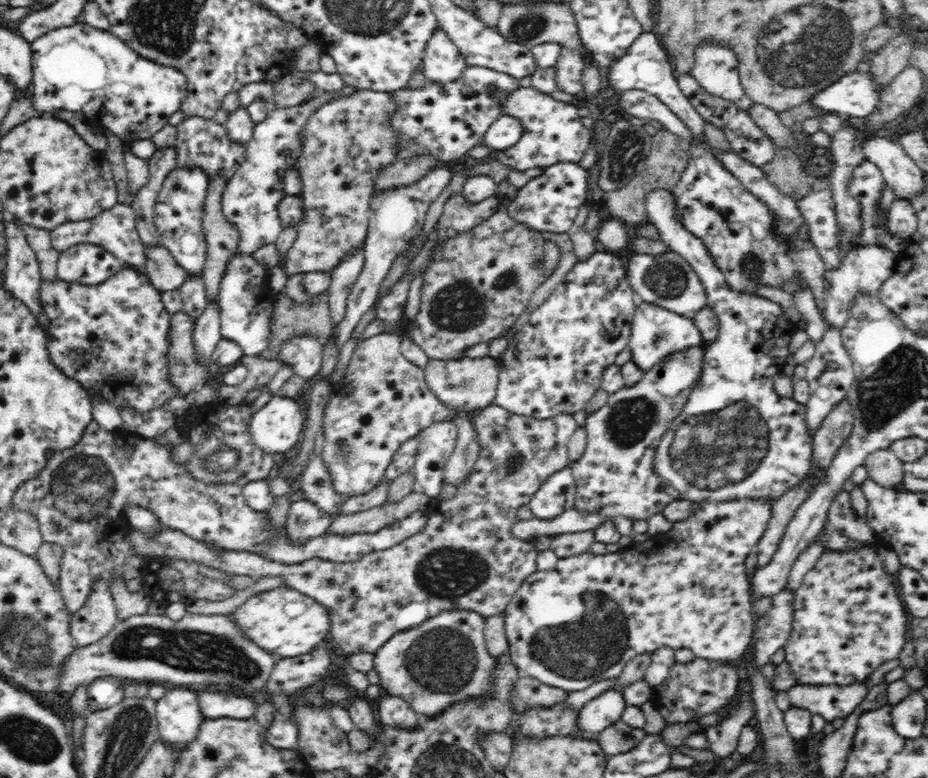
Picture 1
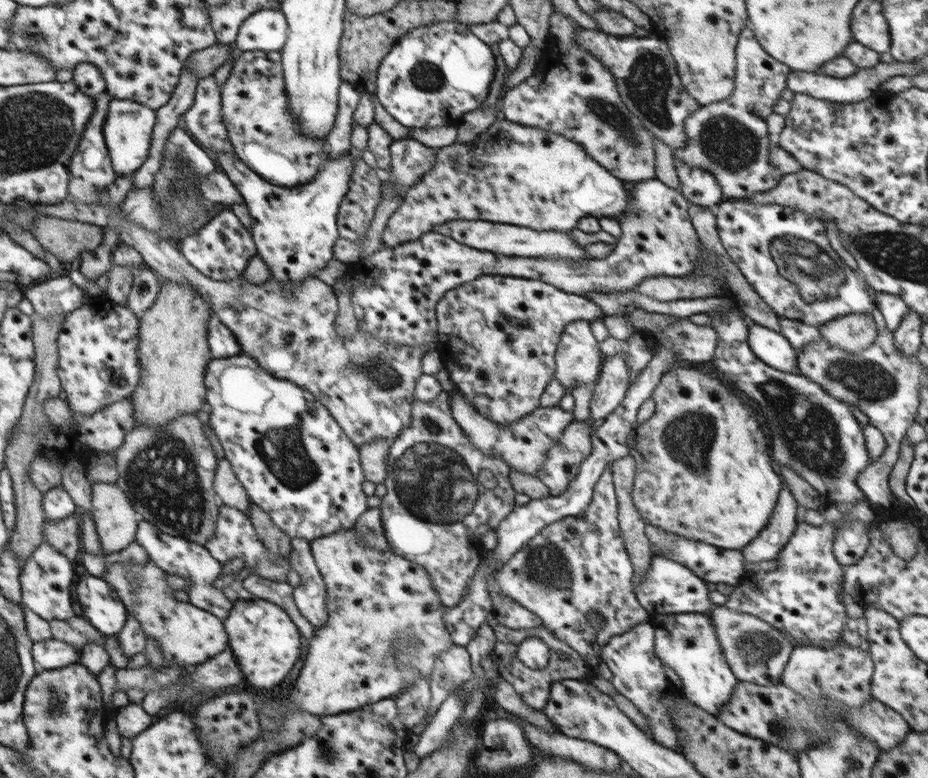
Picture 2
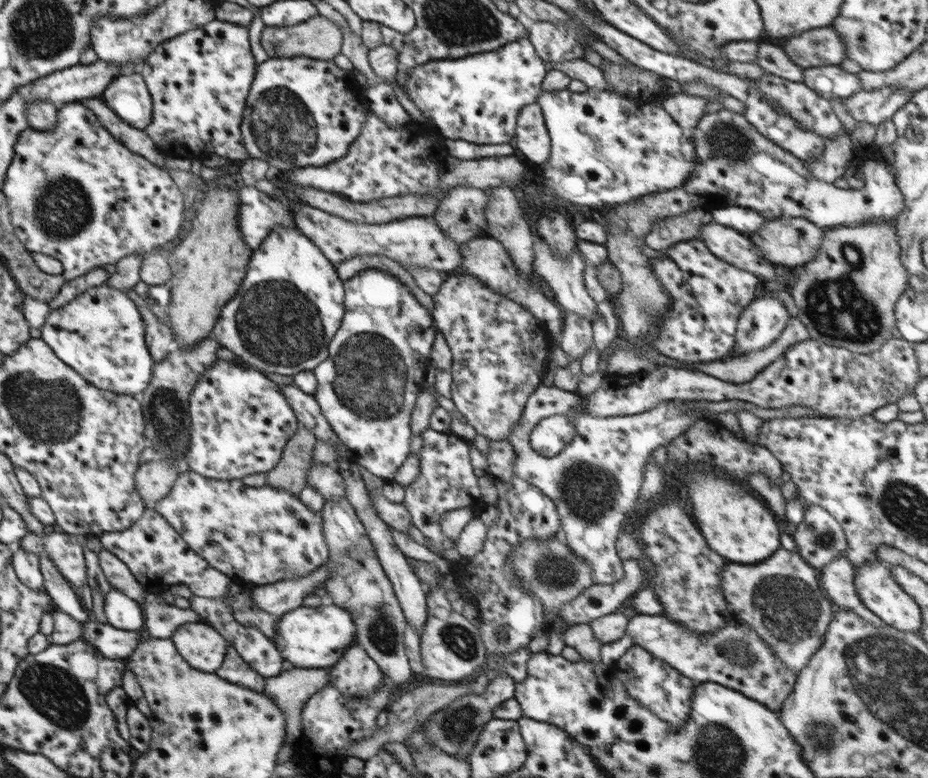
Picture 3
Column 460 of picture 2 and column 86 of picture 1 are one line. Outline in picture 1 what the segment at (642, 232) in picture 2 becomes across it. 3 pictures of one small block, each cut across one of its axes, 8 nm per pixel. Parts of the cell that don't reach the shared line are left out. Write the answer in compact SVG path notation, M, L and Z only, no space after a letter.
M74 244L59 253L57 277L67 284L96 286L124 269L124 263L96 244Z

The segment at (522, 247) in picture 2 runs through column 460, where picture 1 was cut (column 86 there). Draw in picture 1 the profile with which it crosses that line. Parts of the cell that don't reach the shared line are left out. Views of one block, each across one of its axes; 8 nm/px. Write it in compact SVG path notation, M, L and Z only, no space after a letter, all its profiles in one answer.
M114 204L110 210L100 212L88 220L64 223L50 231L50 243L61 253L74 244L96 244L111 252L123 263L142 266L146 262L145 245L139 237L133 208L127 204Z

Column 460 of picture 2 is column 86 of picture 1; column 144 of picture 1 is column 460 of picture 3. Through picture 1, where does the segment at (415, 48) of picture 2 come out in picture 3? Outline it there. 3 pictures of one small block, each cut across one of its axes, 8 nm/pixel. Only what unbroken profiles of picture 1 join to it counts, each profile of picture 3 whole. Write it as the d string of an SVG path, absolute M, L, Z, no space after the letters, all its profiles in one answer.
M528 37L510 42L496 51L470 54L462 58L428 60L409 73L406 87L410 99L428 118L428 126L432 126L440 141L466 140L473 144L498 145L509 143L515 137L519 112L526 105L537 102L545 72L548 72L546 64L536 54Z

